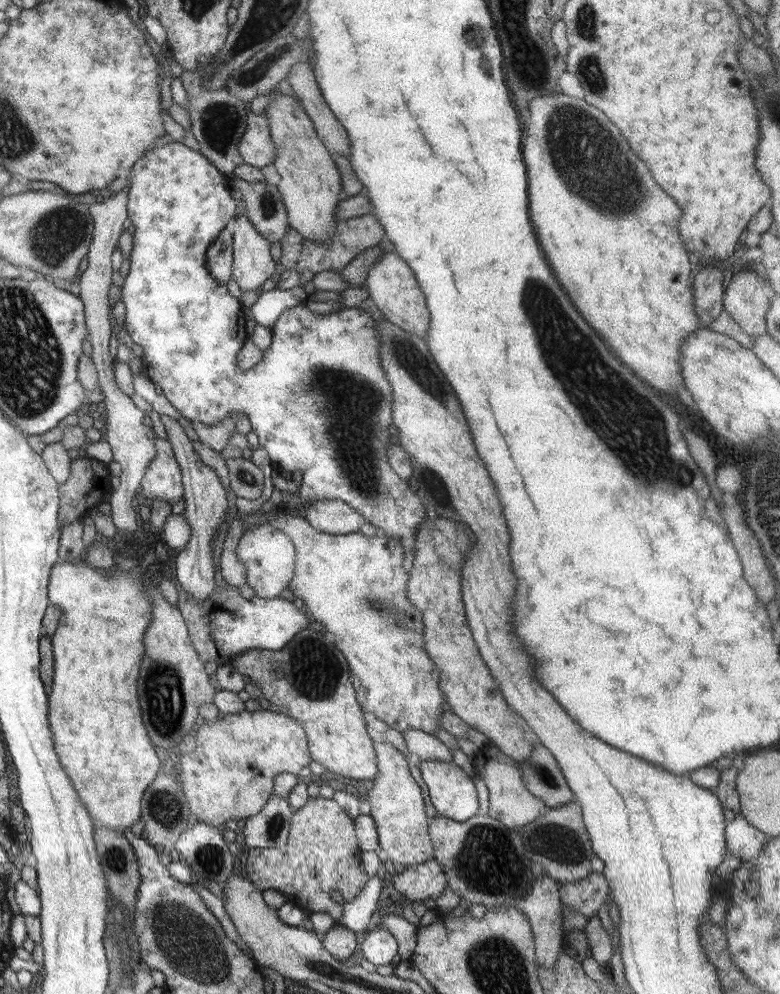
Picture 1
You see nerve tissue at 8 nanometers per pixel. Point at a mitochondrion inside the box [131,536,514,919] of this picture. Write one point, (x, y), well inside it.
(161, 687)

